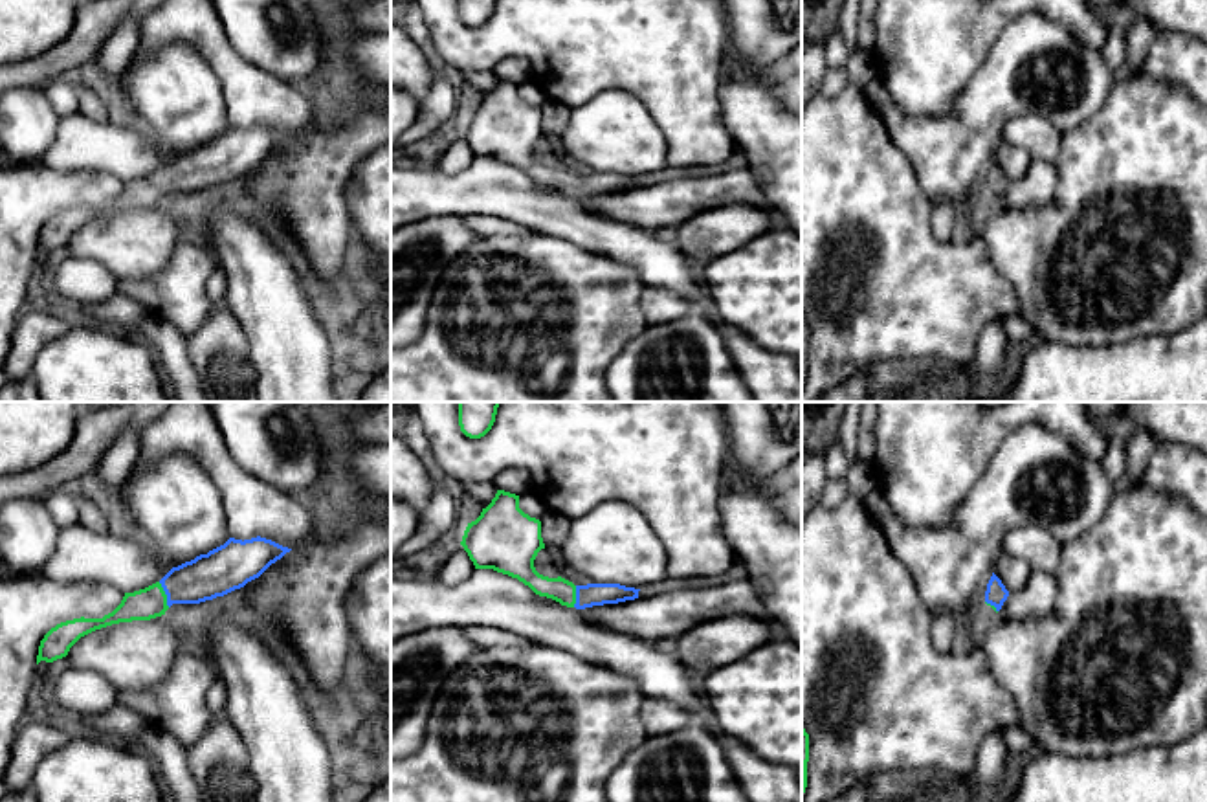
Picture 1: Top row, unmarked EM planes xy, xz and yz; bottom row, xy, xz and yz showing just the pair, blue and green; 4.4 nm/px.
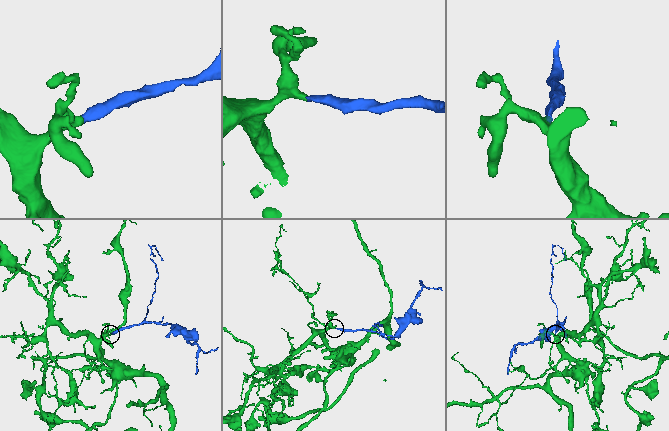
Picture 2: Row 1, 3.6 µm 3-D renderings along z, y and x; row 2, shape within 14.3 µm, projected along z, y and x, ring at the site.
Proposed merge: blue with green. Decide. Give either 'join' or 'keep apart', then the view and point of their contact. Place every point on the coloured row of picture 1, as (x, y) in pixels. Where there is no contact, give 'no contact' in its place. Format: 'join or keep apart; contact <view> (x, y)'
join; contact xy (166, 593)

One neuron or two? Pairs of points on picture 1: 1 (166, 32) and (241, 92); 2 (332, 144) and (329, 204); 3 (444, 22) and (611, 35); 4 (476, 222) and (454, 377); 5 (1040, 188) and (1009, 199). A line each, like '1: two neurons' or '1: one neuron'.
1: one neuron
2: one neuron
3: one neuron
4: two neurons
5: one neuron

